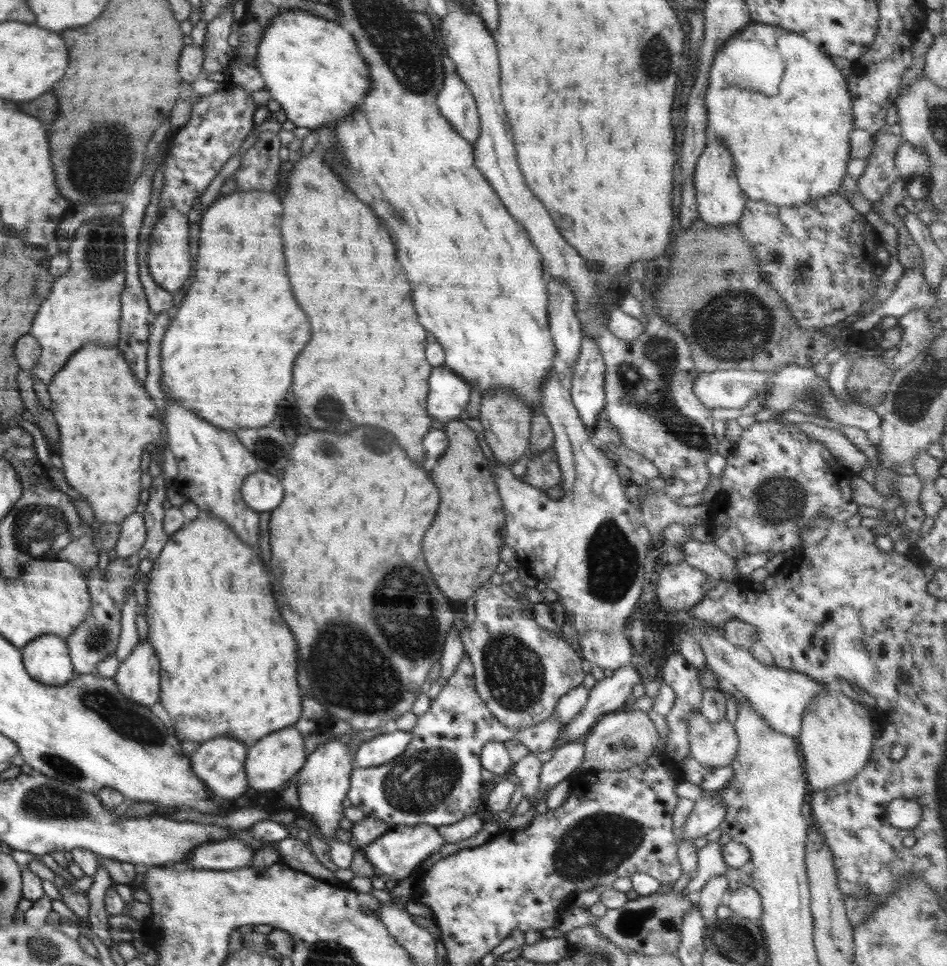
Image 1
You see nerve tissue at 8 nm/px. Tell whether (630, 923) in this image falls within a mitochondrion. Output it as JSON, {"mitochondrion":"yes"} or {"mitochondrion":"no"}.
{"mitochondrion":"yes"}

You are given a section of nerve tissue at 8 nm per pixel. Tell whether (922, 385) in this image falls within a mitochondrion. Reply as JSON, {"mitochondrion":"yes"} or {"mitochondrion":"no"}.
{"mitochondrion":"yes"}

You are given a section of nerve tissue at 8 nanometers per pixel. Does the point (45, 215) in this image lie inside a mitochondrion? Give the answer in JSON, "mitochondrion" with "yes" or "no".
{"mitochondrion":"no"}

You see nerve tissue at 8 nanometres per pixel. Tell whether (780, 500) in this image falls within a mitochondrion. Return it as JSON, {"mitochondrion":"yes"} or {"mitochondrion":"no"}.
{"mitochondrion":"yes"}

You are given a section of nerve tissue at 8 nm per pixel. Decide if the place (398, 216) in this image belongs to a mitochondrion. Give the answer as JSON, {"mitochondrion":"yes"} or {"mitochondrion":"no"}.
{"mitochondrion":"yes"}

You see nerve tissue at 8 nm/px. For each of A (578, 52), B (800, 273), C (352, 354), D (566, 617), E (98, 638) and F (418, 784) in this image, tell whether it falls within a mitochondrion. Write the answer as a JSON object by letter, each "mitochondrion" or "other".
{"A":"other","B":"mitochondrion","C":"other","D":"other","E":"mitochondrion","F":"mitochondrion"}

